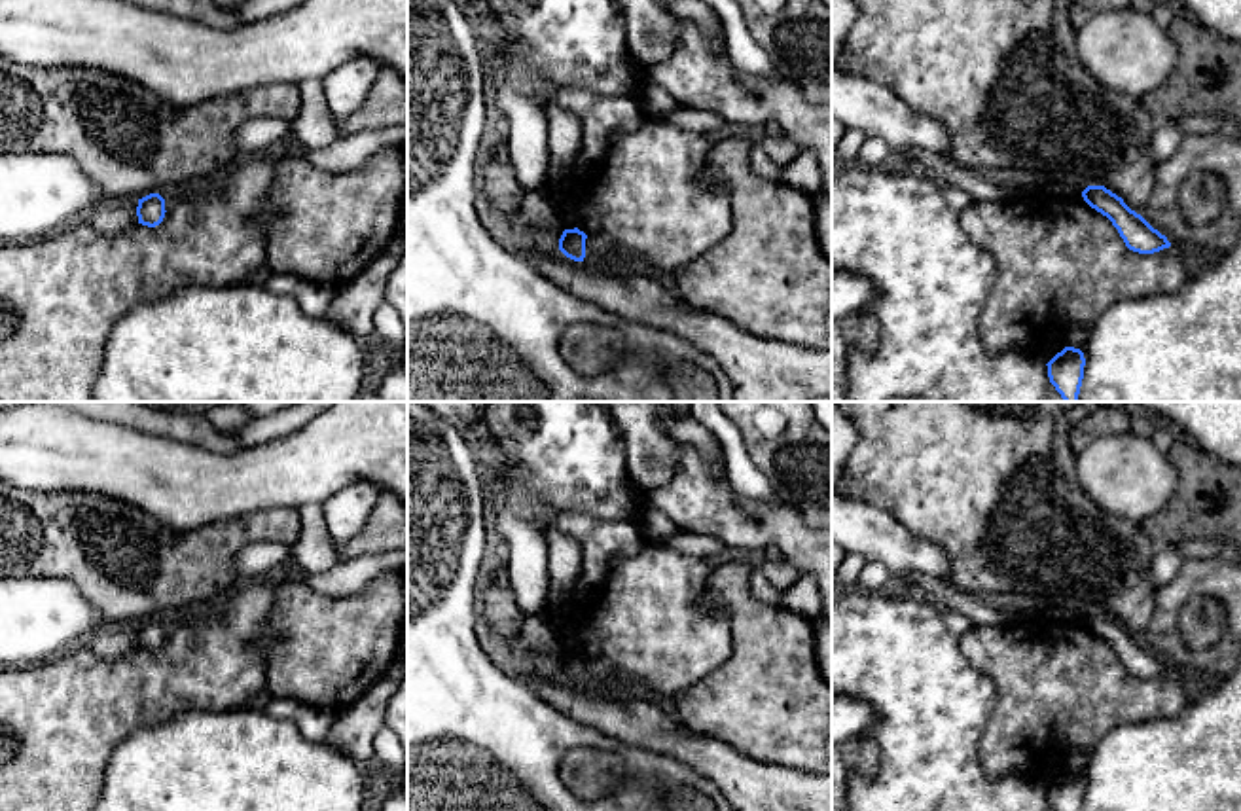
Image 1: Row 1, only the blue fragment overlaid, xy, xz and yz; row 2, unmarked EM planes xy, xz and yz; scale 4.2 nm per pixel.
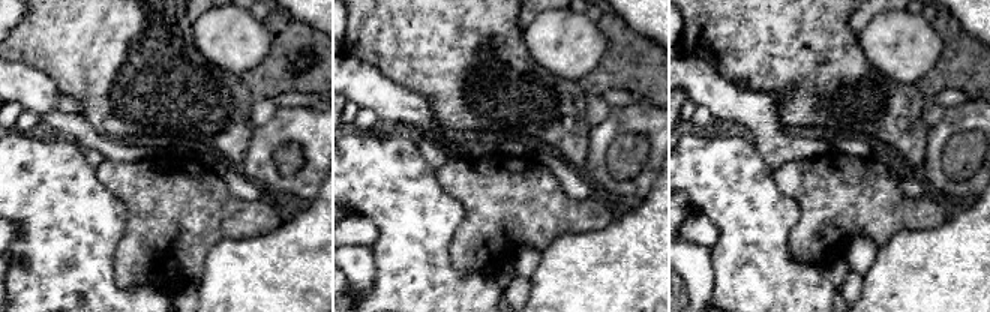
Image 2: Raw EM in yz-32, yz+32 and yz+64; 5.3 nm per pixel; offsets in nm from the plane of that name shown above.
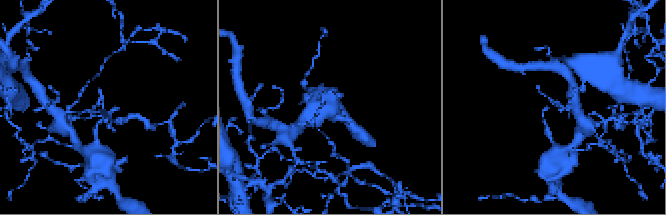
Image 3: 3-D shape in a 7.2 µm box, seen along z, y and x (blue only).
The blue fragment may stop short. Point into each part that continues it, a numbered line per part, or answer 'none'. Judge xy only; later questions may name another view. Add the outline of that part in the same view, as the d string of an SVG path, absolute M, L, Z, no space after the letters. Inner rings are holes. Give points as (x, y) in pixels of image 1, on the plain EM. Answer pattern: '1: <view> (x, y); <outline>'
none

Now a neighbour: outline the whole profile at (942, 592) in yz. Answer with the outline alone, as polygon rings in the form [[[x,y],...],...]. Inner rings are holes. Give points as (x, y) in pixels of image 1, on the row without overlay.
[[[892,572],[892,576],[904,582],[904,589],[909,586],[921,587],[940,610],[962,614],[972,627],[1004,627],[1019,623],[1016,610],[995,608],[972,593],[959,591],[953,582],[945,578],[923,572]]]

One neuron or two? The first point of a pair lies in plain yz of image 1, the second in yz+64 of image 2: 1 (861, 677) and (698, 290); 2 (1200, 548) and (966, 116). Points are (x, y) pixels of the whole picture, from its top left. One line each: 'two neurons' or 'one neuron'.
1: two neurons
2: two neurons

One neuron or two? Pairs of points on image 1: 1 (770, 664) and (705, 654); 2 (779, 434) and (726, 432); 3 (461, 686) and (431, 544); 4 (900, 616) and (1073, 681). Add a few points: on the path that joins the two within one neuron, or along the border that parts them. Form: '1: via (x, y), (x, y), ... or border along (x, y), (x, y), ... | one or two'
1: border along (728, 614), (732, 656), (694, 684) | two
2: border along (730, 421), (741, 434), (749, 459), (762, 472) | two
3: via (431, 650), (431, 580) | one
4: border along (957, 639), (959, 650), (986, 675) | two

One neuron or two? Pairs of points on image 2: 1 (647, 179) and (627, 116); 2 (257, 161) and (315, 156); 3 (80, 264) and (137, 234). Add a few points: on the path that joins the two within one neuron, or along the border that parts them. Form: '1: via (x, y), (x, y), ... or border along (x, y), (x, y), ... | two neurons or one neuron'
1: via (653, 162), (653, 137), (644, 128) | one neuron
2: via (270, 146), (279, 137), (299, 137), (303, 141) | one neuron
3: border along (126, 210), (126, 227), (114, 255), (117, 281) | two neurons

